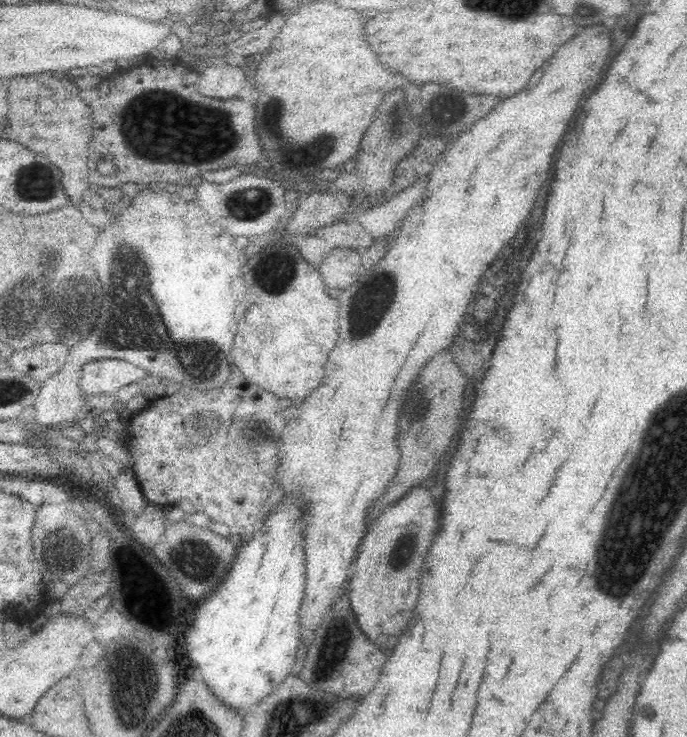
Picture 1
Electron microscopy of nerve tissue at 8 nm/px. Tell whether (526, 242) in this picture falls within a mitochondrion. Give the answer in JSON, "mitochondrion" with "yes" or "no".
{"mitochondrion":"no"}

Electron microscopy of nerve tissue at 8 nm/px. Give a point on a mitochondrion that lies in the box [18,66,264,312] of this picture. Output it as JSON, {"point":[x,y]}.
{"point":[161,123]}

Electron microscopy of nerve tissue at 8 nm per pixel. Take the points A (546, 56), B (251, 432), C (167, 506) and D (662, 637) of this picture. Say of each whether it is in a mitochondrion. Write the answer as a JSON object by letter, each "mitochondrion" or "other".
{"A":"other","B":"mitochondrion","C":"other","D":"other"}

